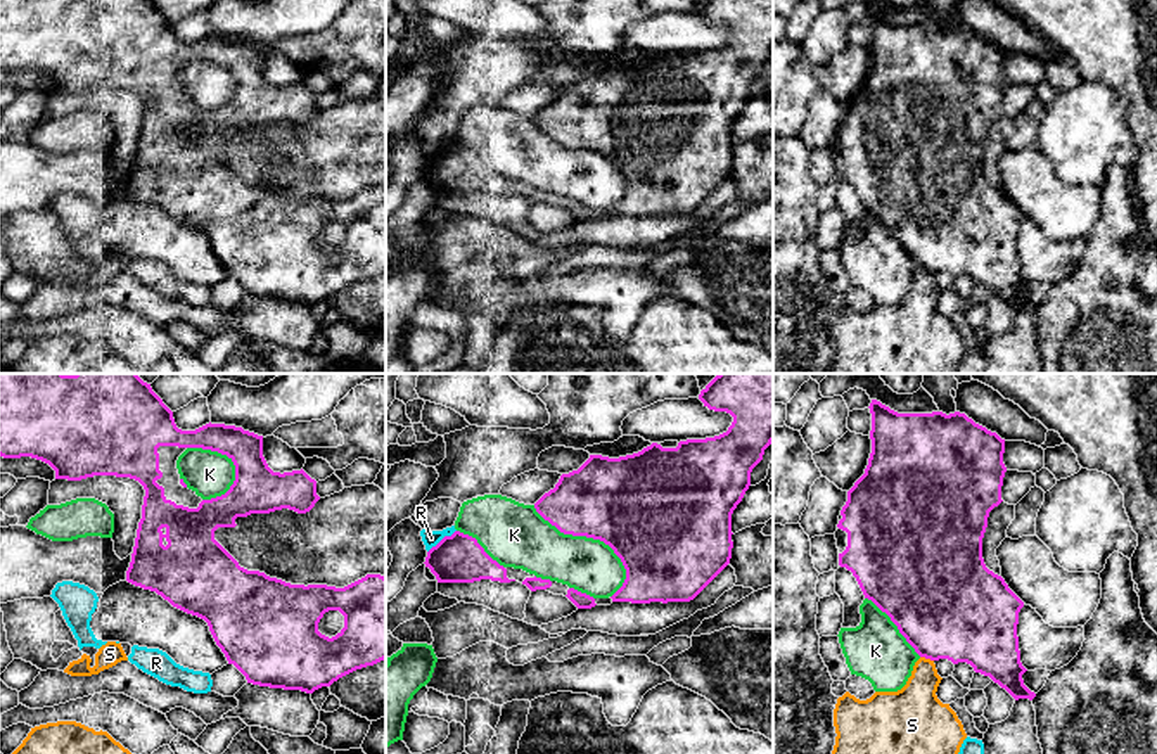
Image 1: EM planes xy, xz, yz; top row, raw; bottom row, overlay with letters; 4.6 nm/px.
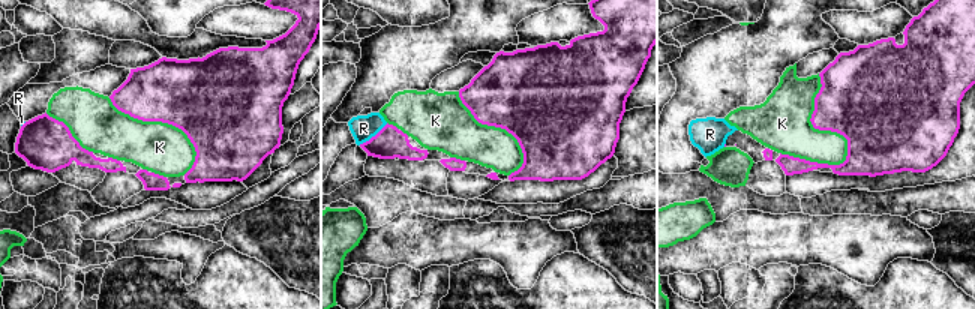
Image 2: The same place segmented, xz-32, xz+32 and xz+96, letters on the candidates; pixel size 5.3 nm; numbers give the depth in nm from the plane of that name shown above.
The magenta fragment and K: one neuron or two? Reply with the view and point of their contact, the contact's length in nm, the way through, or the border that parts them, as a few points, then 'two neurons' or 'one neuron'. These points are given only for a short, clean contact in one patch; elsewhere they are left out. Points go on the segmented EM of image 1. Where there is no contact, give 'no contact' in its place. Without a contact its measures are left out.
xz (595, 538) | 550 nm | two neurons

